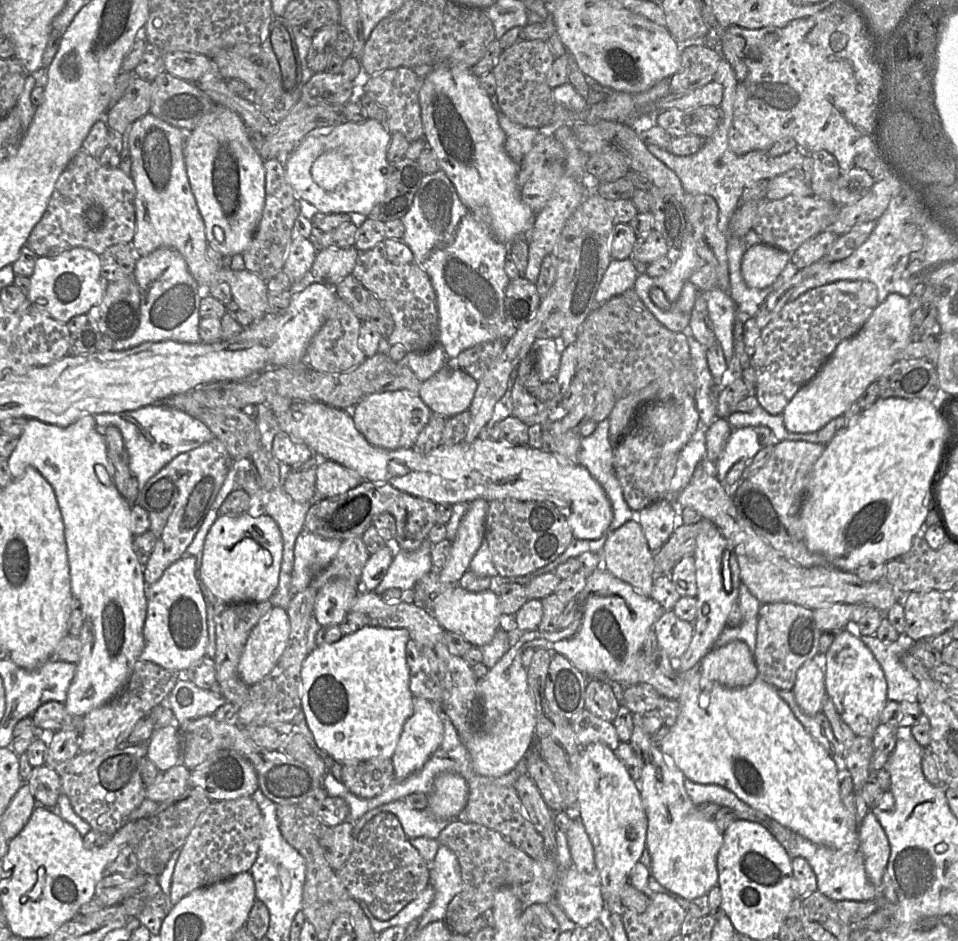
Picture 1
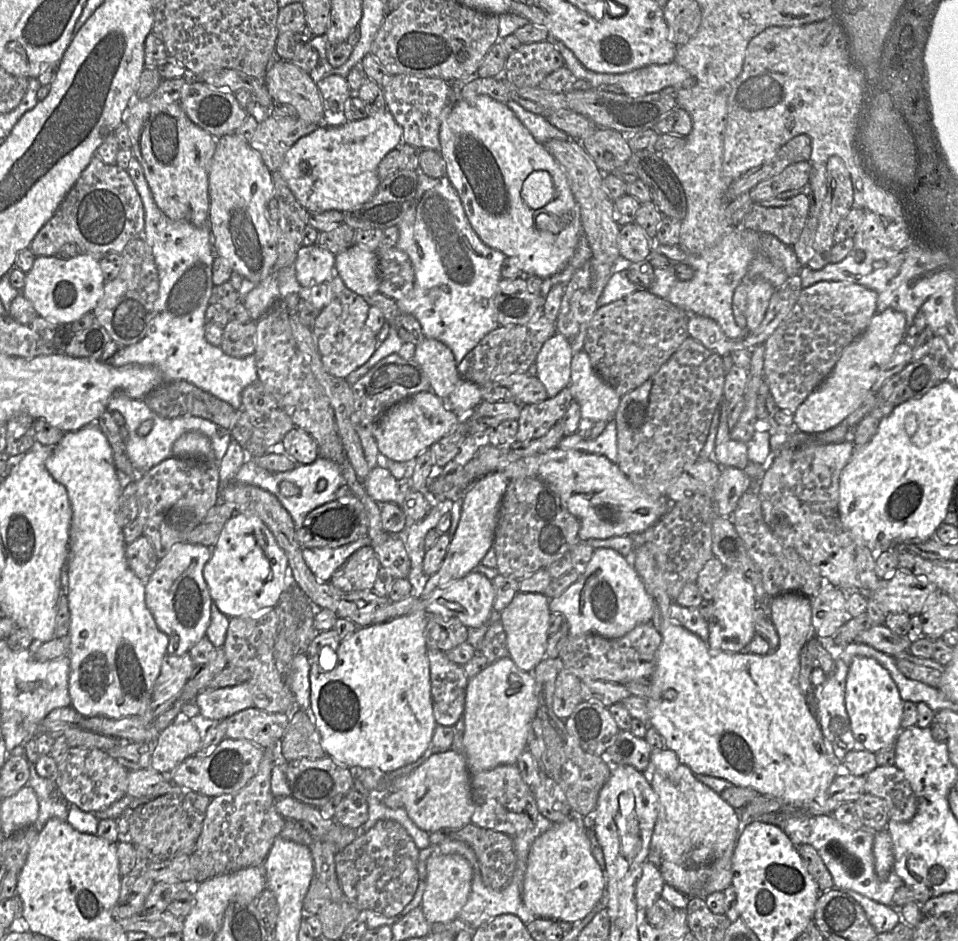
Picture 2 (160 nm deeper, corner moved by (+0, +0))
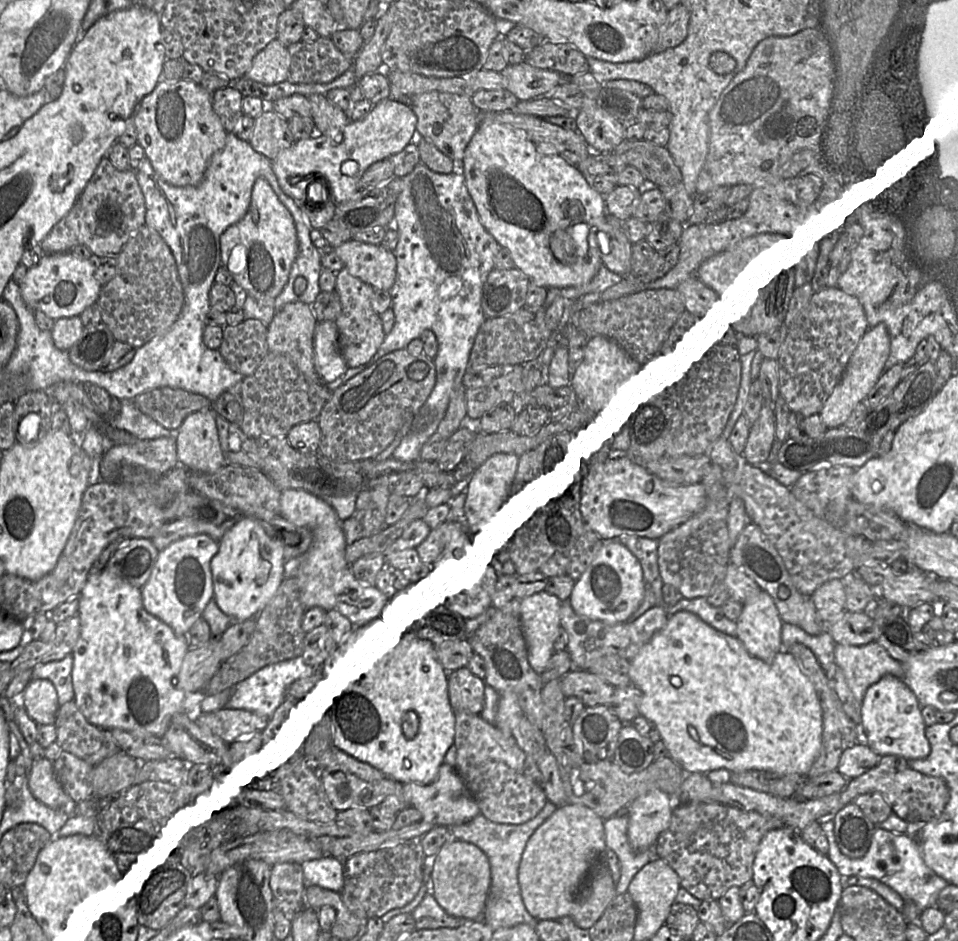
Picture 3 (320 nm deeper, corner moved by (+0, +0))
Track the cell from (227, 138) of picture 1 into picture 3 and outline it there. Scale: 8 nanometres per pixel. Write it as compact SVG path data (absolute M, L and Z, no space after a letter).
M265 178L256 179L247 213L221 234L220 248L222 265L247 294L256 300L274 300L281 293L298 253L298 241L291 213Z

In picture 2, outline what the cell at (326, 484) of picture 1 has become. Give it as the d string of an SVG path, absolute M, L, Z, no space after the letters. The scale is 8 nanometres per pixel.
M378 465L369 472L364 486L367 494L376 502L393 503L400 507L405 499L403 483L406 482L398 481L388 469Z

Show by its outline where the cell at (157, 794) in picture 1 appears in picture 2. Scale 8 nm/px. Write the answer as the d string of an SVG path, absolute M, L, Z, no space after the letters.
M151 768L129 771L127 795L135 799L150 797L167 790L172 784L168 775Z

